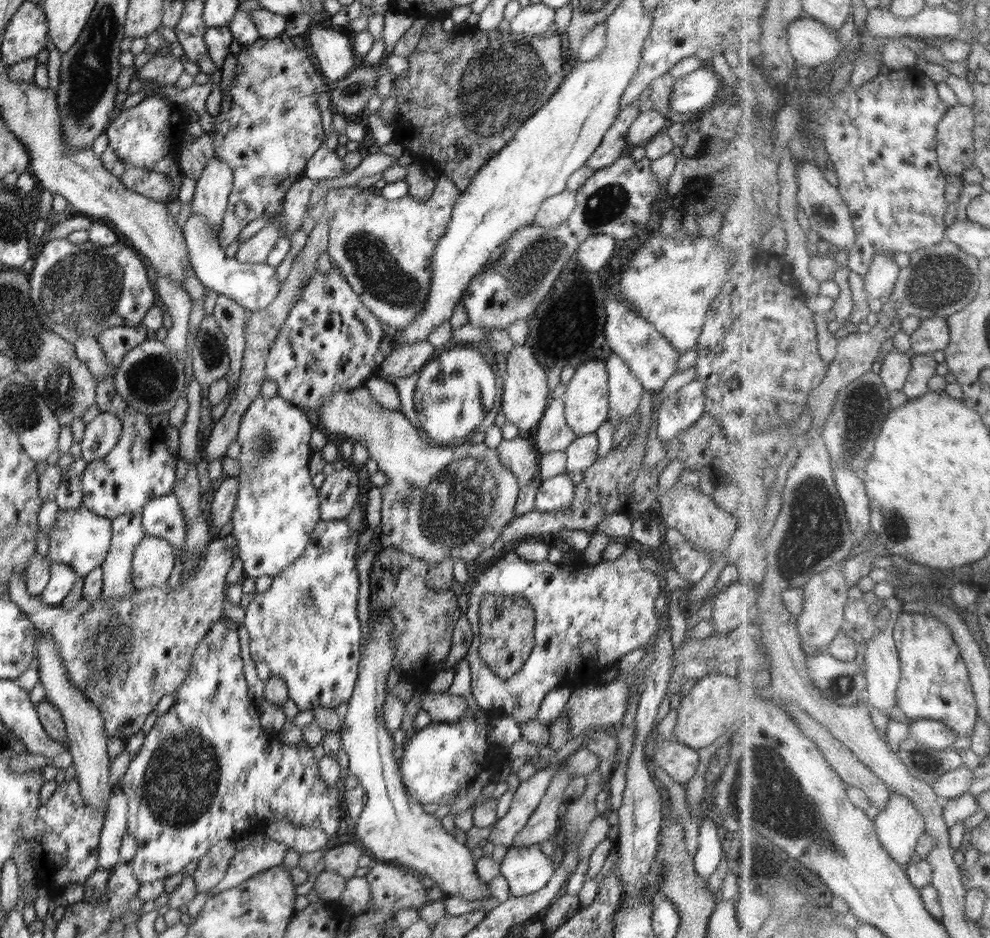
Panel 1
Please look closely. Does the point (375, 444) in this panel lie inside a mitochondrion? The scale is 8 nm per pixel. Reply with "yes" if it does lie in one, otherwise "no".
no

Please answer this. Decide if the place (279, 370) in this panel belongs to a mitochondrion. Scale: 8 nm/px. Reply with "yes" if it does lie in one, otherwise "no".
no

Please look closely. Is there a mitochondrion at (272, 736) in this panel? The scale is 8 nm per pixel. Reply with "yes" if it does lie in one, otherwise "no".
no

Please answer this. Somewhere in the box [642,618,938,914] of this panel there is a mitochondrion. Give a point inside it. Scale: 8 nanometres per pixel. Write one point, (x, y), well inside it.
(766, 788)

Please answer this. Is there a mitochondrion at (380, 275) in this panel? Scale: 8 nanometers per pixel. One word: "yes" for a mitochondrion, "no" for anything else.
yes

